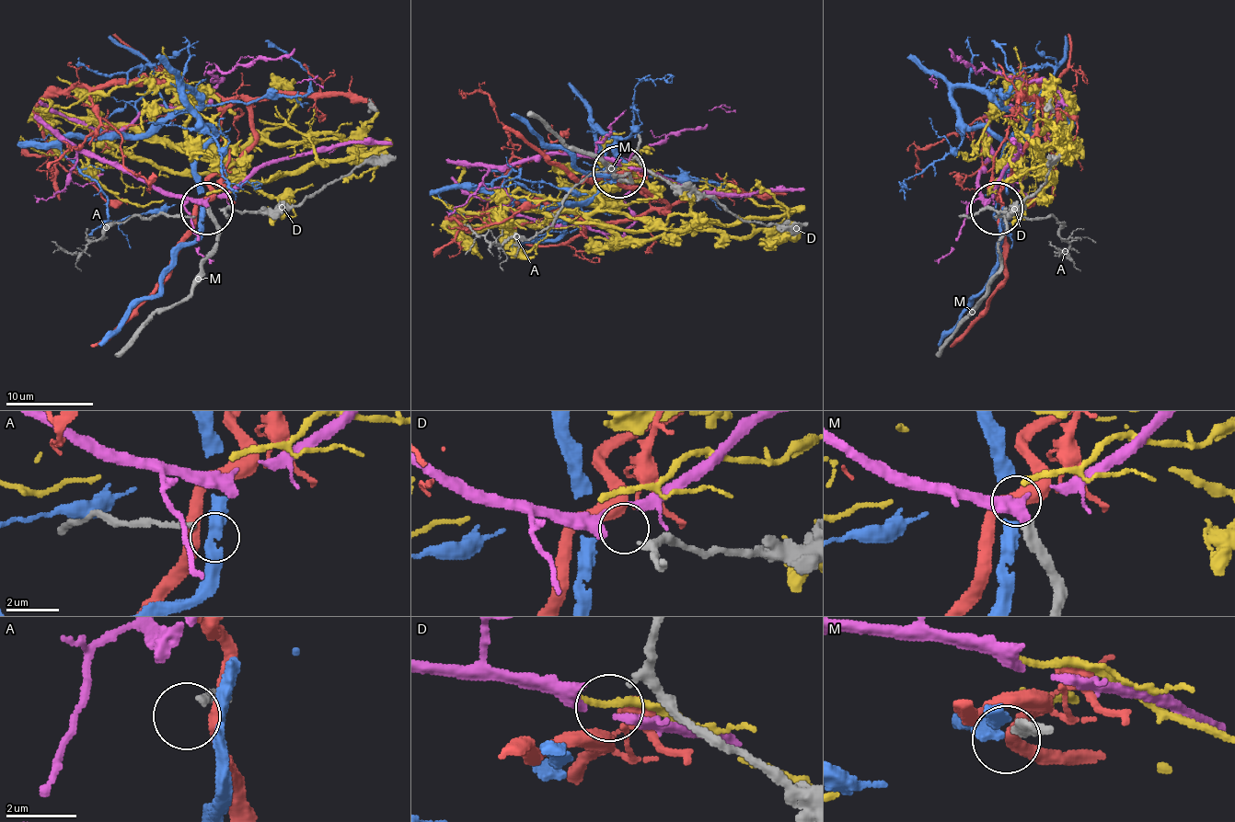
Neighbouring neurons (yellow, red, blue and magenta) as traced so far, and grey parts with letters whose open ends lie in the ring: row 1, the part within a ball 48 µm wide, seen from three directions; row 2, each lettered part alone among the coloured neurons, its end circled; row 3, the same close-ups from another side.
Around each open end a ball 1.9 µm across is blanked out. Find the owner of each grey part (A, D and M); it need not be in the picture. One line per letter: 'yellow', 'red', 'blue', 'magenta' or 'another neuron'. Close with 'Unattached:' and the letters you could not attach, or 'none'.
A: another neuron
D: red
M: another neuron
Unattached: A, M

